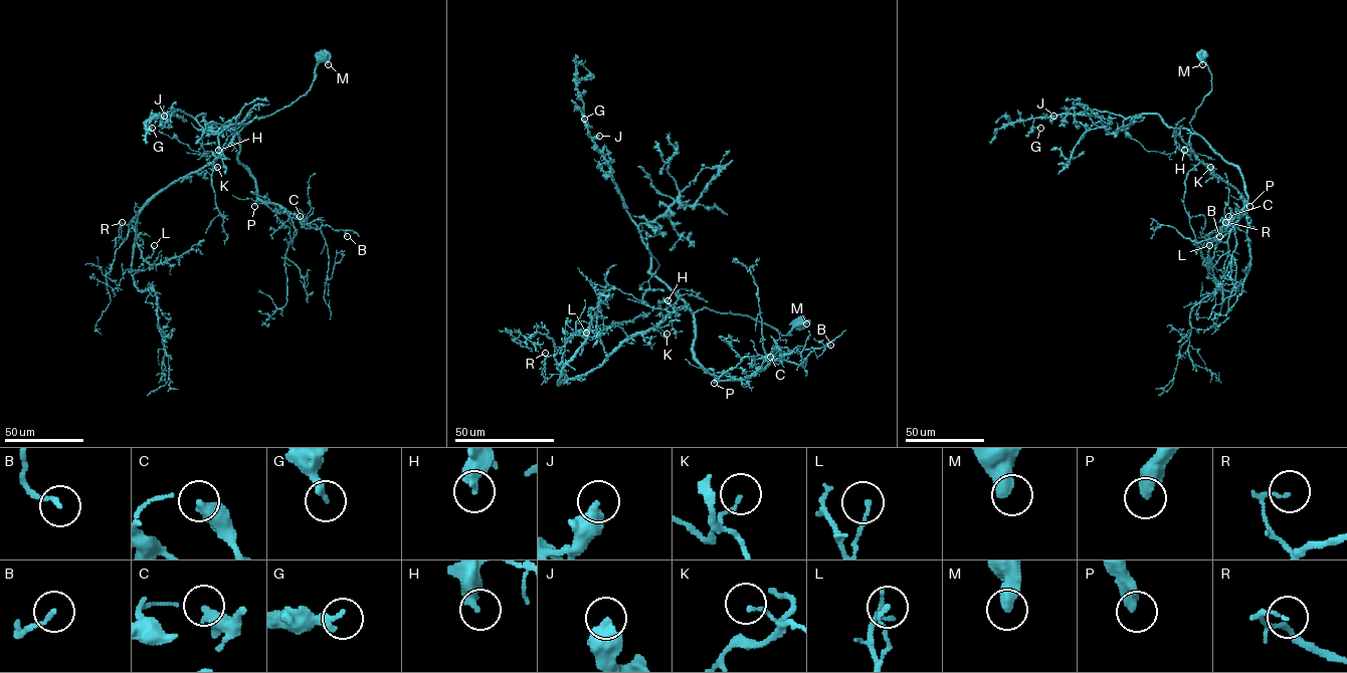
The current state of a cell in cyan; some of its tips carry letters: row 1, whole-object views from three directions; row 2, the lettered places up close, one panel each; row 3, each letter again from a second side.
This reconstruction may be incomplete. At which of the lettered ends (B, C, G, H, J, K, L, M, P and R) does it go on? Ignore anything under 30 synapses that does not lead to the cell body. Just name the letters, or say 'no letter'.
P

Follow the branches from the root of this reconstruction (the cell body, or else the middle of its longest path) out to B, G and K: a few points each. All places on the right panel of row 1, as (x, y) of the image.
B: (1201, 56), (1211, 74), (1212, 90), (1190, 125), (1239, 171), (1247, 197), (1219, 236)
G: (1201, 56), (1212, 90), (1190, 121), (1193, 133), (1155, 115), (1097, 109), (1035, 118), (1040, 128)
K: (1201, 56), (1211, 74), (1212, 90), (1190, 121), (1194, 132), (1189, 144), (1195, 156), (1213, 167), (1210, 167)

